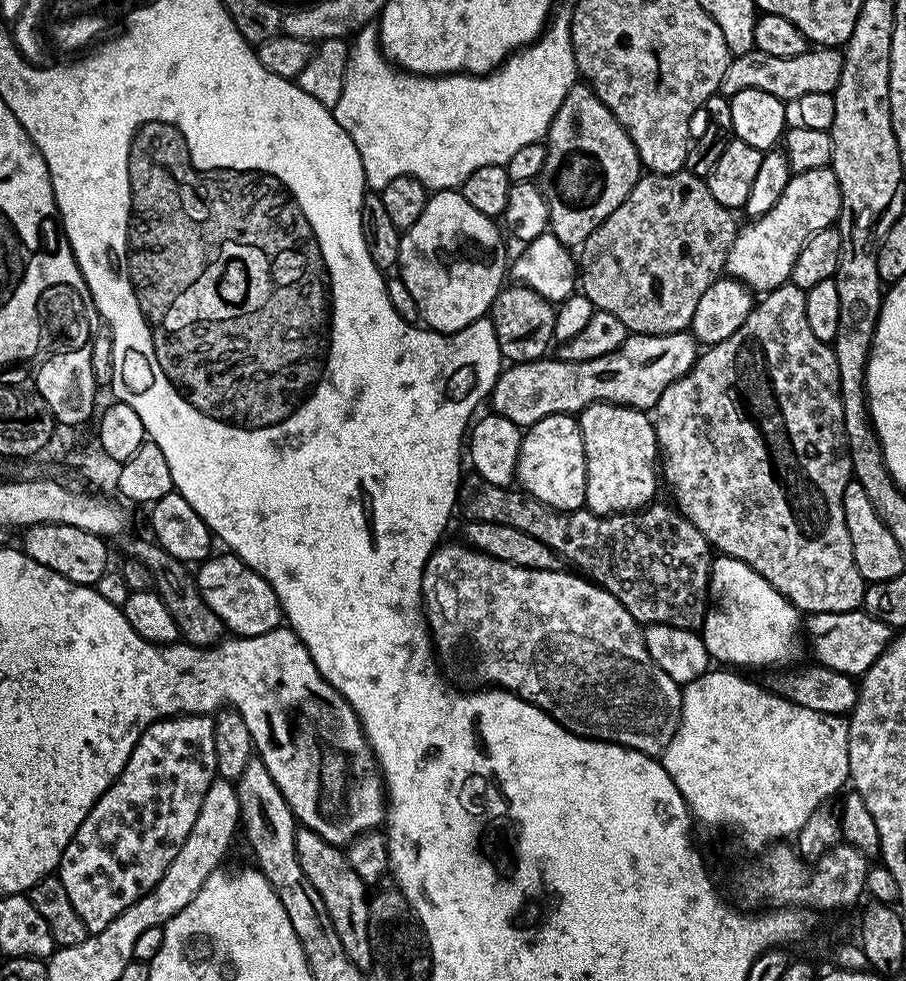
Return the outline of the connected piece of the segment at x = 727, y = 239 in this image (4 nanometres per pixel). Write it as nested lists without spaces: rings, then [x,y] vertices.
[[[687,170],[666,174],[665,176],[641,175],[636,185],[630,190],[628,197],[622,202],[622,206],[618,206],[618,210],[614,210],[614,214],[610,214],[610,218],[606,218],[606,222],[602,222],[602,226],[598,226],[598,230],[594,230],[594,234],[590,234],[590,238],[586,238],[583,244],[579,245],[579,291],[586,298],[590,298],[595,311],[614,314],[614,318],[619,318],[626,325],[629,333],[642,336],[665,336],[666,334],[685,331],[692,323],[694,310],[698,310],[698,302],[702,298],[702,294],[706,294],[707,288],[715,280],[721,279],[724,272],[724,263],[728,257],[728,251],[738,231],[738,223],[736,224],[736,220],[732,216],[735,216],[733,209],[722,206],[722,202],[718,202],[718,198],[714,198],[714,194],[710,194],[707,179],[694,176]]]

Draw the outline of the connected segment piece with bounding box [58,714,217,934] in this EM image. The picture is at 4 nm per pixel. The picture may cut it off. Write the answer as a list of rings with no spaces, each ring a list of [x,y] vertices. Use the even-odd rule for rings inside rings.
[[[211,715],[156,720],[140,735],[119,778],[100,795],[60,859],[60,881],[66,886],[66,894],[70,894],[78,918],[82,918],[90,934],[106,930],[122,910],[134,906],[134,902],[145,896],[160,881],[162,874],[166,874],[166,866],[170,866],[178,850],[182,850],[182,842],[186,842],[186,834],[194,827],[202,800],[215,779],[216,747]]]

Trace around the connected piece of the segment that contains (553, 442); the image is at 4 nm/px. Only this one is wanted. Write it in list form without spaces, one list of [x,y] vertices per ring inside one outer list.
[[[572,414],[547,416],[531,425],[520,438],[515,479],[523,491],[552,508],[574,512],[585,507],[586,458],[579,419]]]

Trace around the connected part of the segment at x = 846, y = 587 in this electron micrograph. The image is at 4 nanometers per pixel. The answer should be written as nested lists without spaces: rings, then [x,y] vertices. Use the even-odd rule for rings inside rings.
[[[789,282],[778,286],[773,292],[763,293],[753,303],[746,322],[742,322],[742,326],[738,326],[738,330],[734,330],[726,342],[705,347],[699,353],[696,365],[682,378],[666,386],[666,390],[662,390],[662,398],[658,398],[654,409],[654,423],[656,442],[662,453],[662,472],[668,475],[672,483],[672,492],[677,500],[675,503],[717,553],[738,558],[746,562],[746,566],[758,570],[758,574],[762,574],[762,578],[766,578],[766,582],[770,582],[770,586],[782,593],[801,614],[854,612],[863,605],[866,582],[862,574],[858,574],[854,550],[850,546],[850,530],[846,530],[842,510],[842,494],[853,475],[852,459],[846,442],[846,422],[842,414],[838,358],[834,358],[831,344],[822,342],[822,338],[817,338],[810,331],[806,318],[805,289]]]

